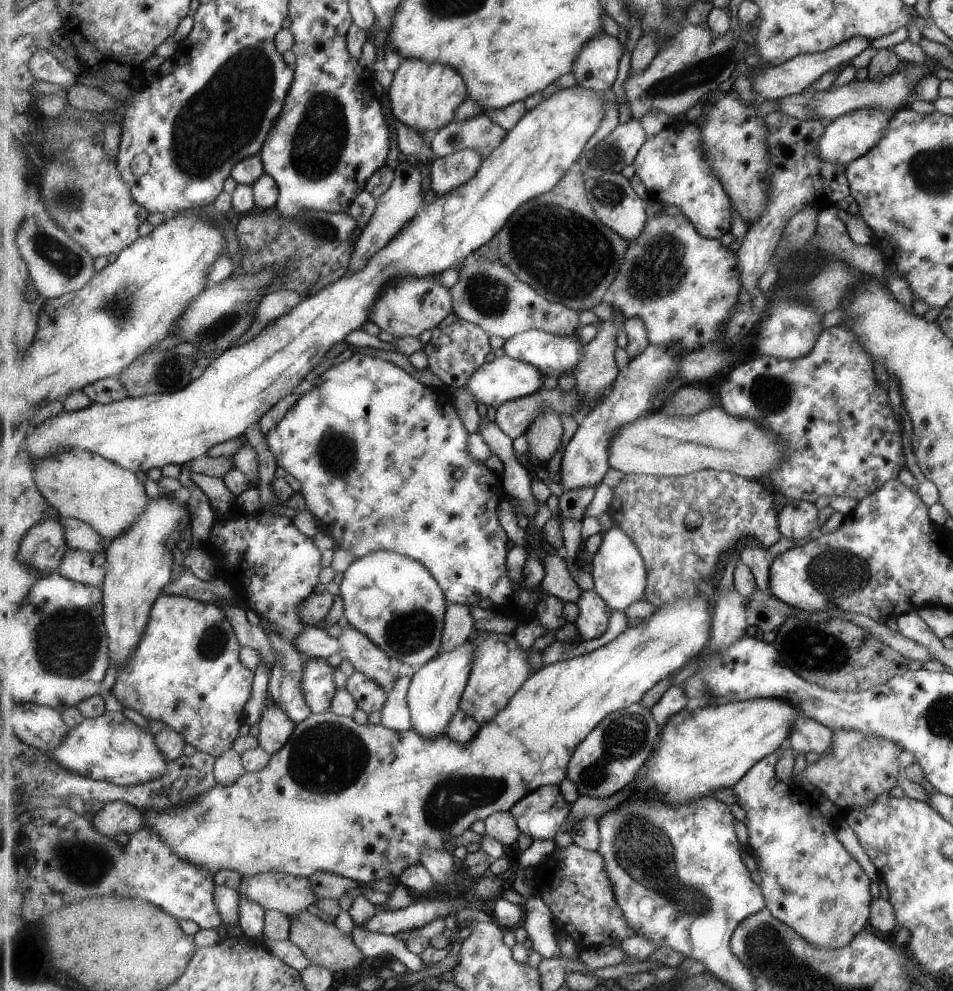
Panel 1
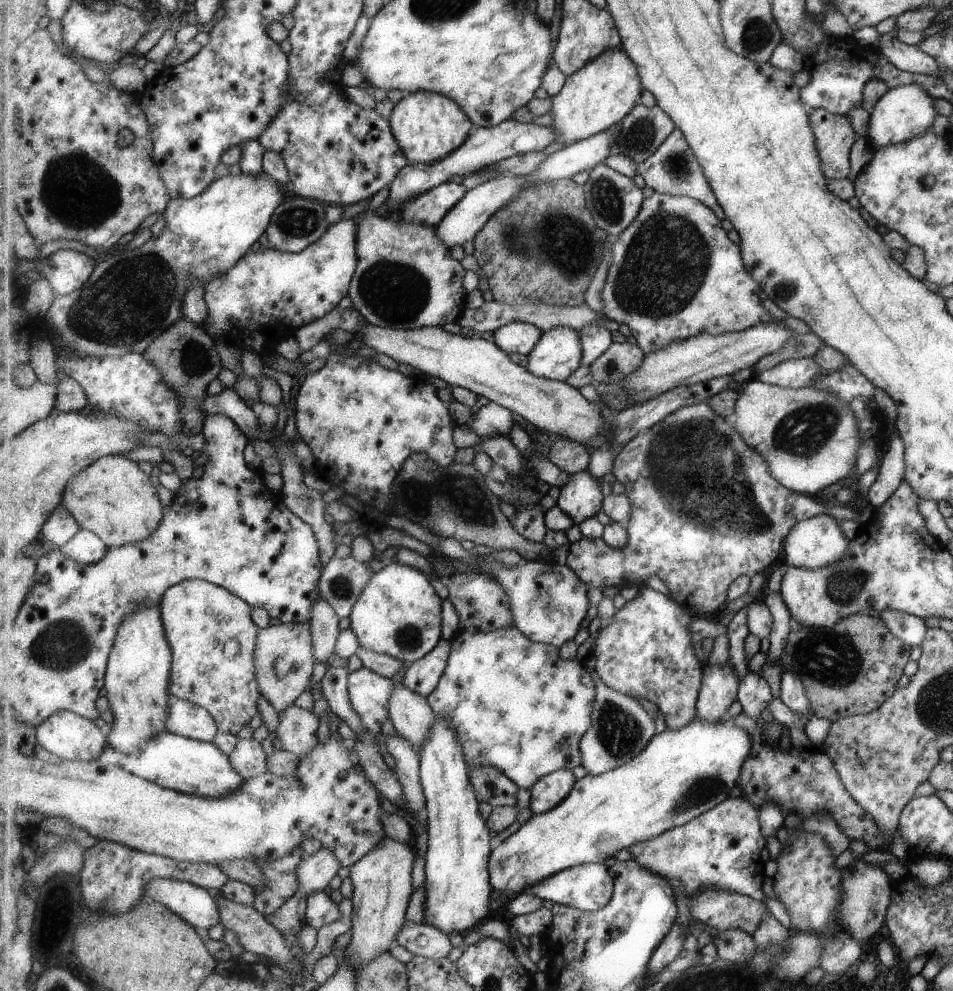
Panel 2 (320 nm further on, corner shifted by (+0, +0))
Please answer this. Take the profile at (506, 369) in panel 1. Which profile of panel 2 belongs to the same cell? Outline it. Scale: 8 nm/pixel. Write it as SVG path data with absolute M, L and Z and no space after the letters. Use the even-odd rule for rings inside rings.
M558 326L543 333L526 367L537 376L566 381L581 366L583 353L578 329Z

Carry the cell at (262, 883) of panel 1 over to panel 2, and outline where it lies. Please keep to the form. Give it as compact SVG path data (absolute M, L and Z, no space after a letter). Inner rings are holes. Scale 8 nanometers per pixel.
M325 845L315 854L303 857L298 868L300 889L309 898L315 891L323 891L331 884L342 864L335 853Z

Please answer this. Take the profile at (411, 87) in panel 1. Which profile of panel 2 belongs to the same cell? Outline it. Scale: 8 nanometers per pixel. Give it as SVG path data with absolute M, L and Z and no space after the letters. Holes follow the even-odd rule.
M417 91L401 99L390 118L394 135L411 163L431 164L449 156L466 143L474 124L451 97L431 91Z

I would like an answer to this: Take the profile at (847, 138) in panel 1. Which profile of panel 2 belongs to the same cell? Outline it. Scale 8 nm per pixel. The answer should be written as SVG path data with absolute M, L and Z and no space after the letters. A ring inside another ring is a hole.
M918 84L888 88L868 114L865 140L874 150L878 147L907 142L923 134L927 129L932 128L931 124L935 118L933 99L930 93Z

